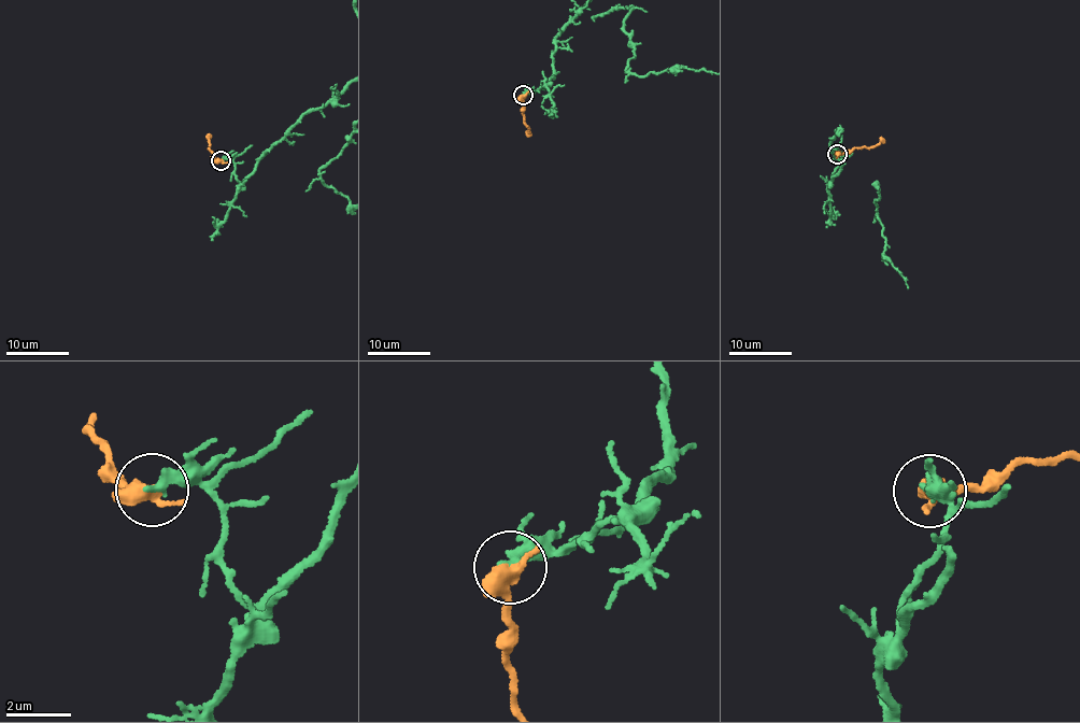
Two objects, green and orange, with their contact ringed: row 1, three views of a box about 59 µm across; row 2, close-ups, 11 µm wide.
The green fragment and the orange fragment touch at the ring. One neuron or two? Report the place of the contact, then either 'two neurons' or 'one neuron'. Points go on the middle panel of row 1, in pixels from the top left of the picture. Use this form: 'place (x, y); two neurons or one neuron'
place (523, 95); two neurons

